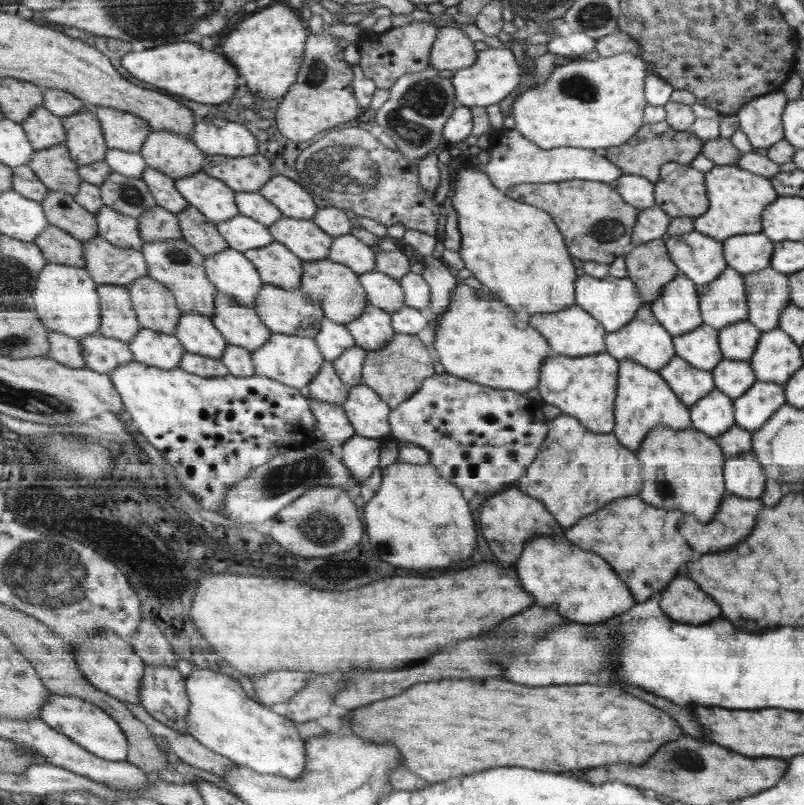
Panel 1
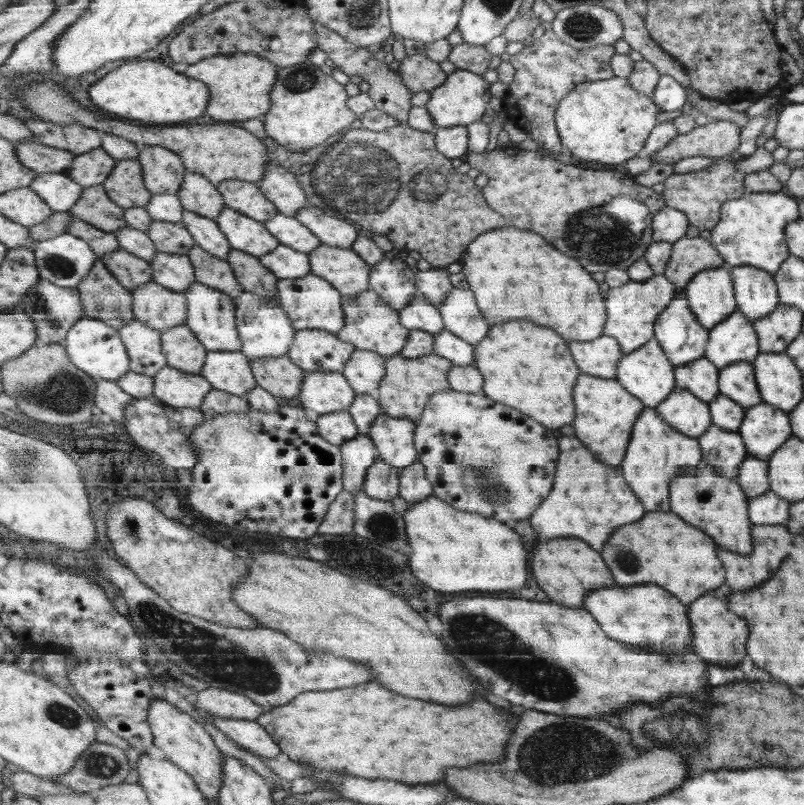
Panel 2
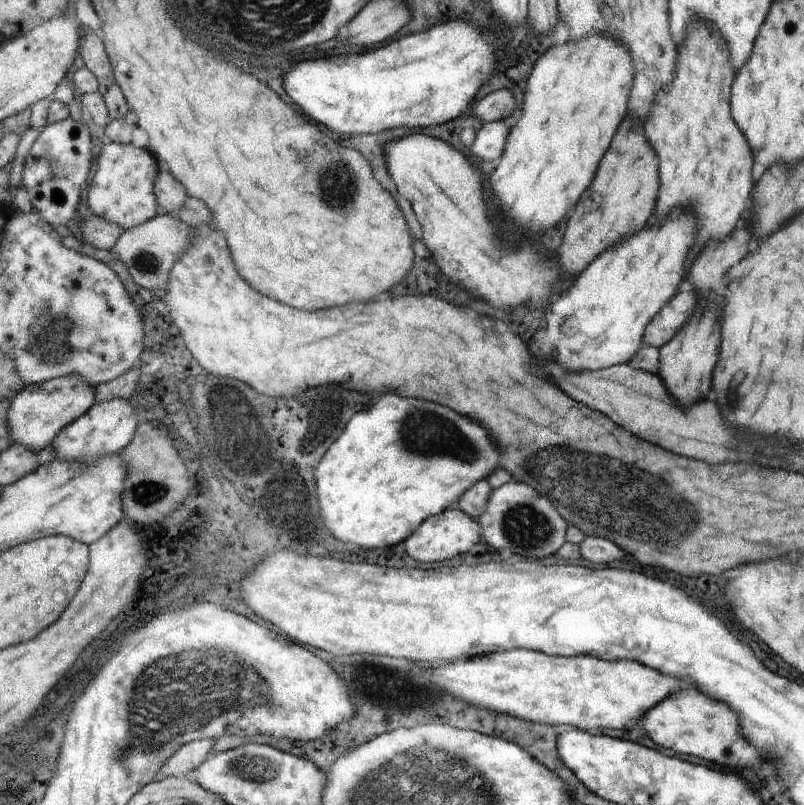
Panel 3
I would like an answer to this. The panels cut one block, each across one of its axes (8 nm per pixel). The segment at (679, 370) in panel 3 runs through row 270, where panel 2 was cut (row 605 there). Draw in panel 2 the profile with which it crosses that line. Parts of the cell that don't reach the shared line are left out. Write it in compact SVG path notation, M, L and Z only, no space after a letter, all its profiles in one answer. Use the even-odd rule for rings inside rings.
M698 598L690 603L691 646L692 652L700 658L704 658L708 664L737 665L748 656L746 638L748 638L748 626L746 620L728 608L726 600L720 598Z

